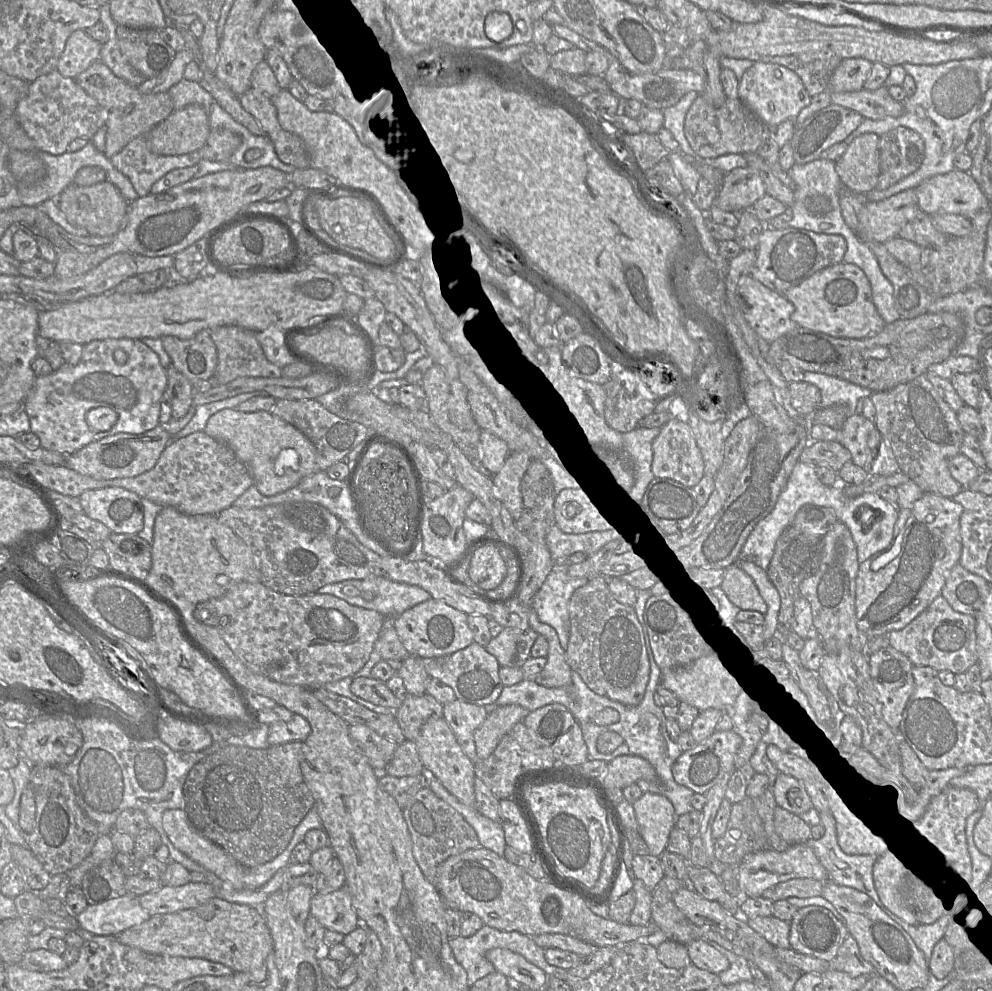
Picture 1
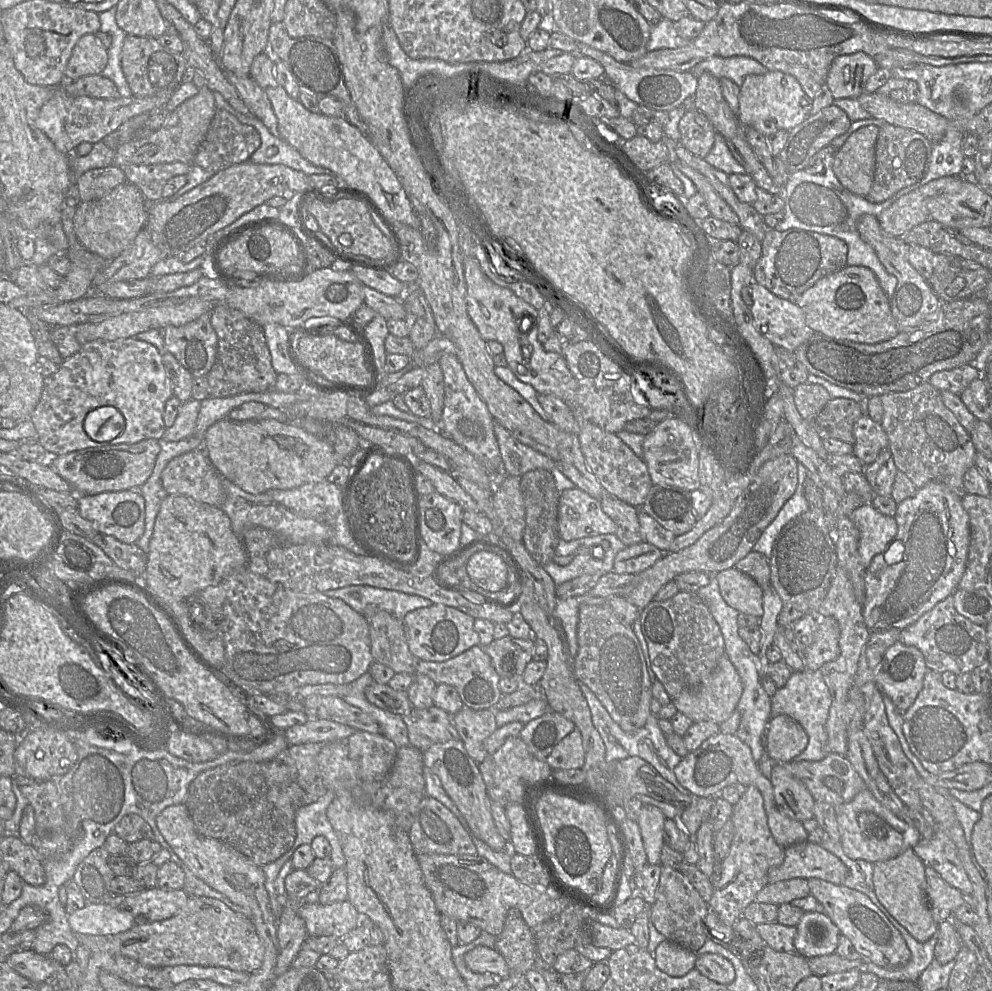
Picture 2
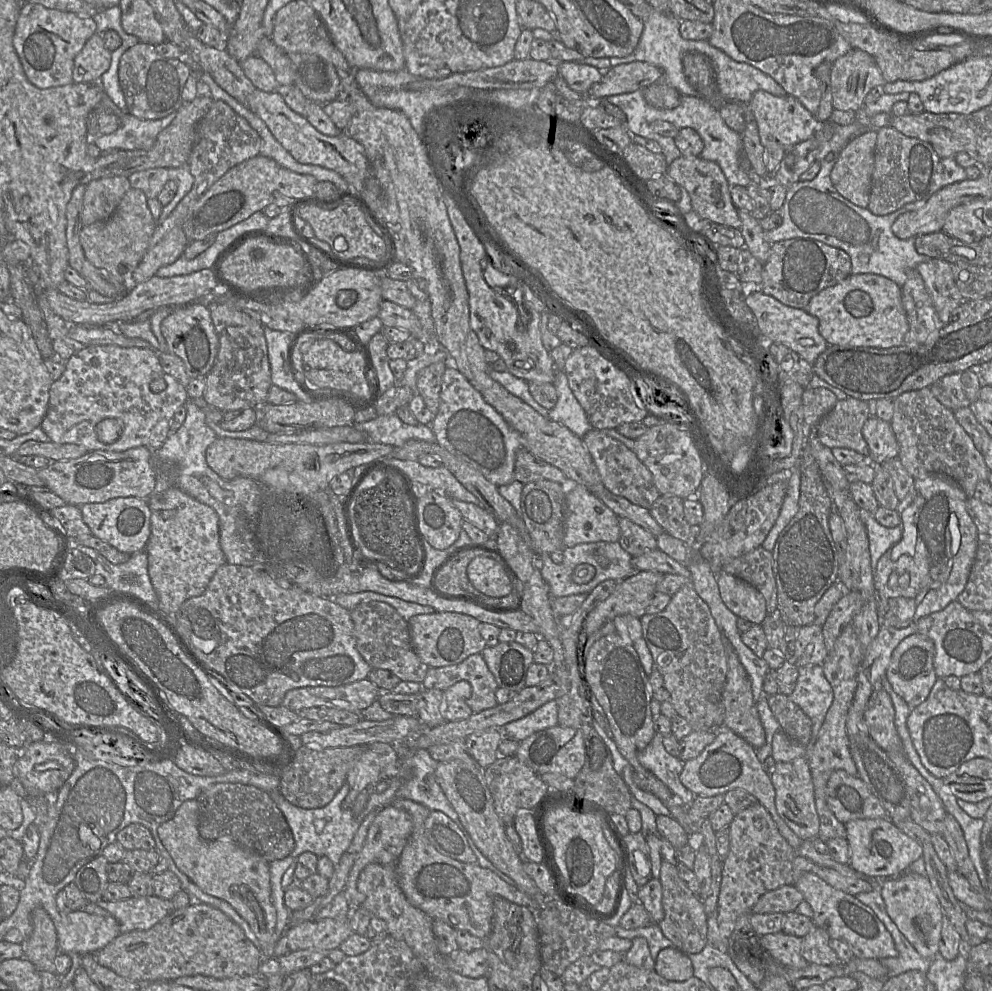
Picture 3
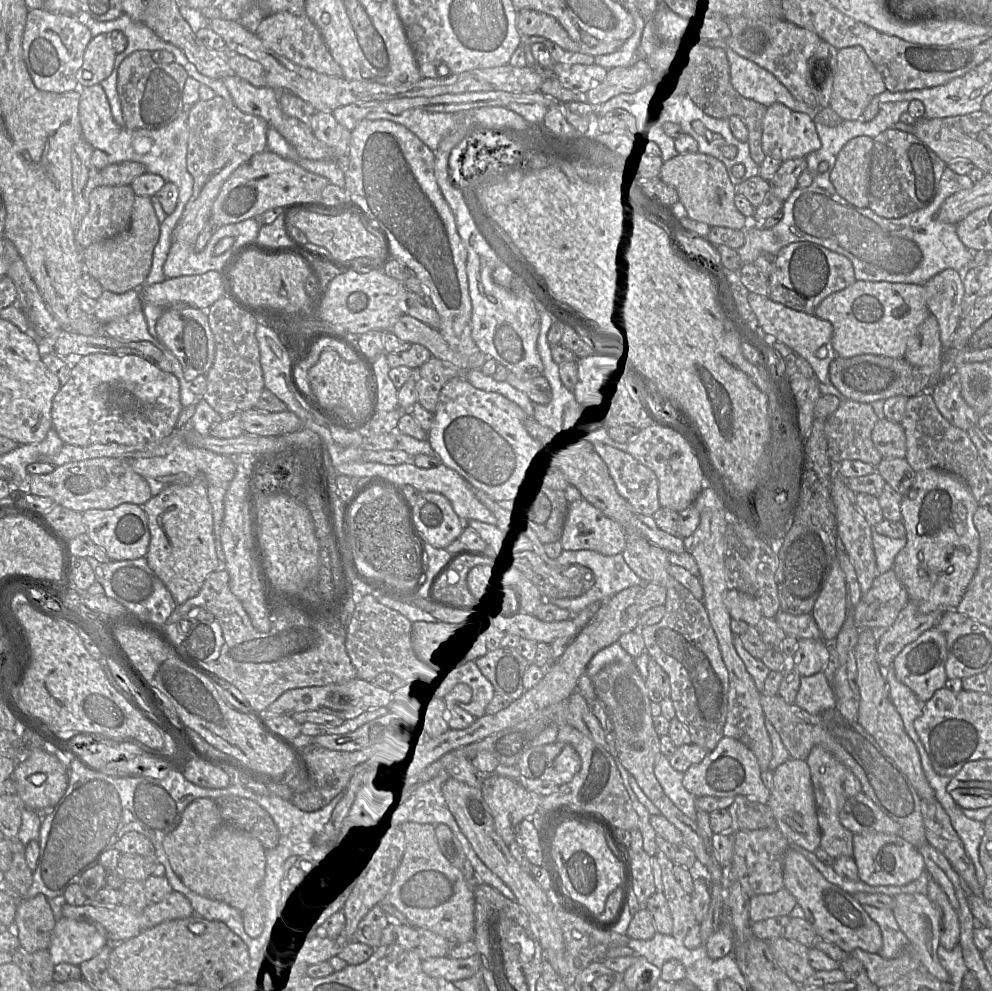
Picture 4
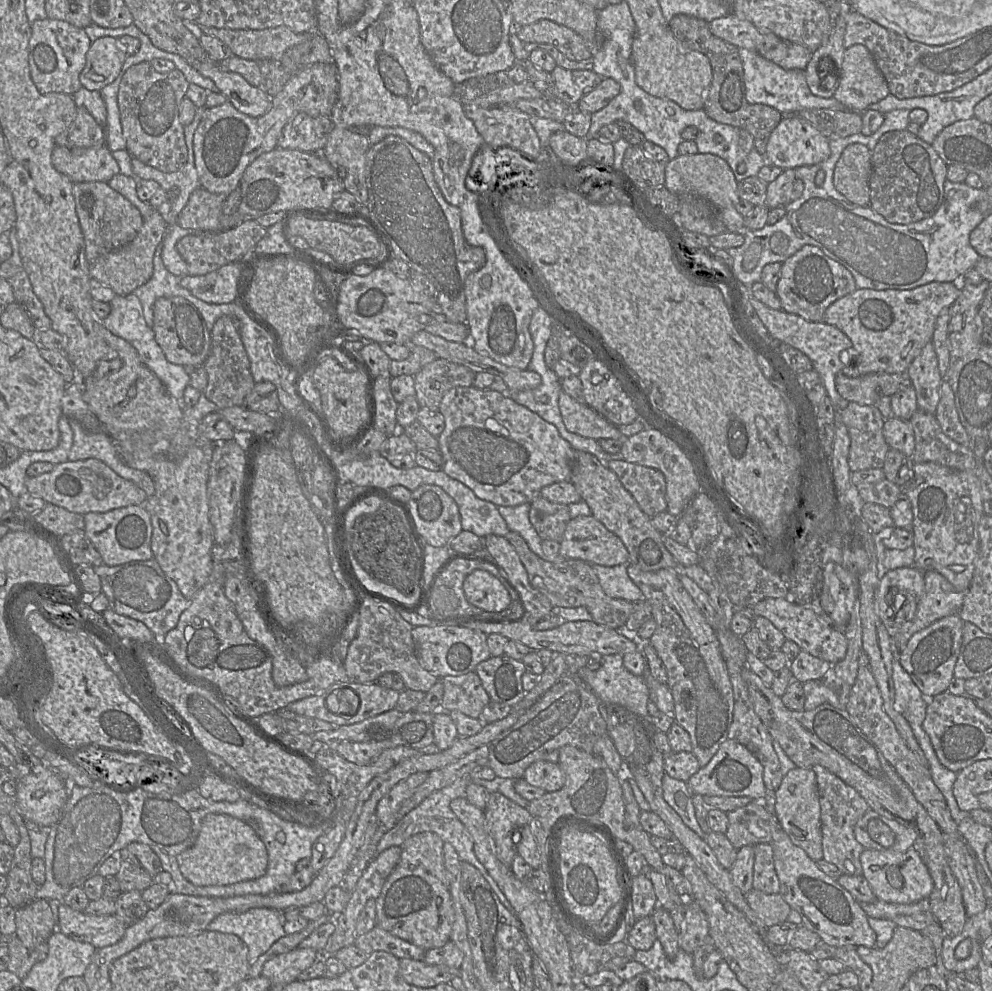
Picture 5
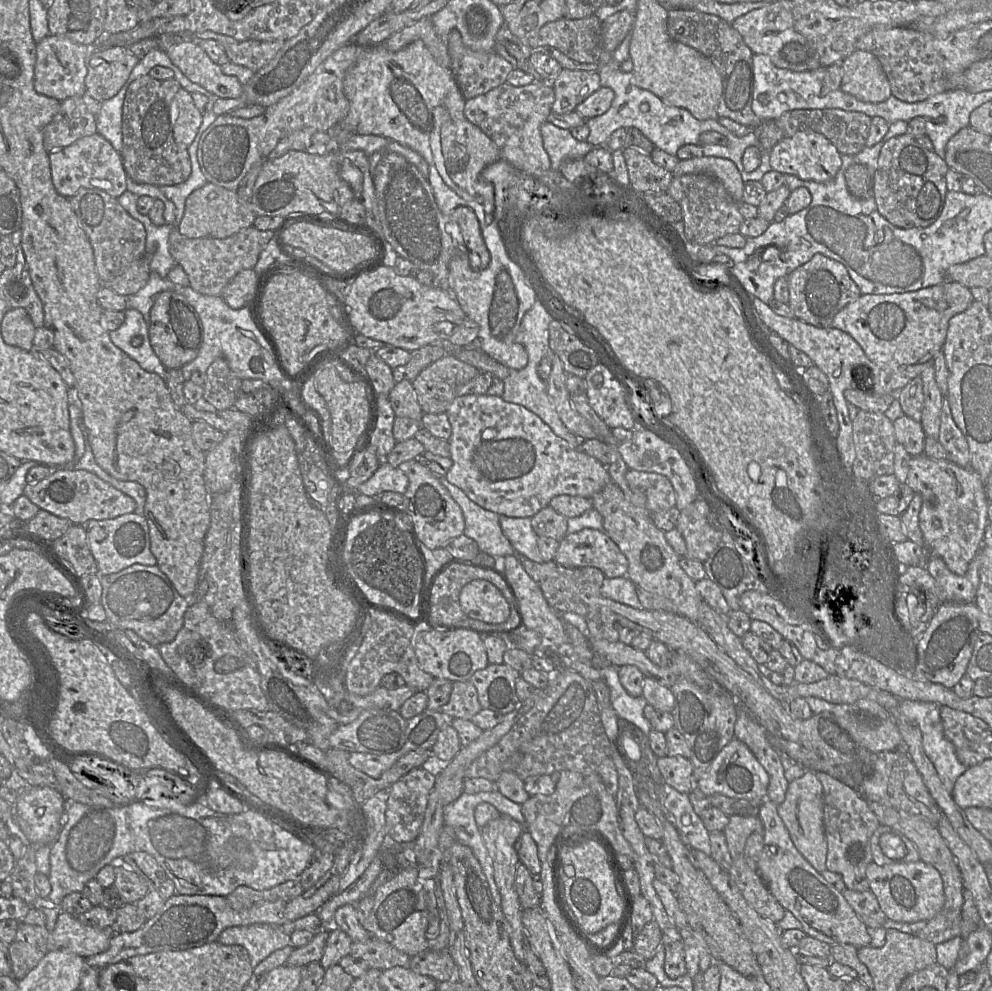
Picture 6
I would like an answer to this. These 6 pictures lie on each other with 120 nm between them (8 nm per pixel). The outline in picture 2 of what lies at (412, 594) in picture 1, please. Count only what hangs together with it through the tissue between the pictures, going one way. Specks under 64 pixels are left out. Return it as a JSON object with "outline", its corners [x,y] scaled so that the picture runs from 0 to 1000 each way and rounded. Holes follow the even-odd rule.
{"outline":[[[371,590],[349,591],[326,598],[331,602],[344,604],[369,624],[387,616],[405,626],[411,618],[436,609],[432,604],[424,601]]]}

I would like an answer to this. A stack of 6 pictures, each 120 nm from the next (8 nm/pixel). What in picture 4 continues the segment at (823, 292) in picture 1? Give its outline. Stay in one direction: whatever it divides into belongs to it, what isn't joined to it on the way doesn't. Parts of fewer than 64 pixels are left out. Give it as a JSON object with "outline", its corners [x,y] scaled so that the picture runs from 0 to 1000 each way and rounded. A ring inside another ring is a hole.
{"outline":[[[862,284],[854,291],[833,300],[822,314],[822,319],[840,328],[839,349],[844,358],[849,361],[870,357],[901,362],[911,361],[916,341],[938,317],[932,287],[878,284]]]}

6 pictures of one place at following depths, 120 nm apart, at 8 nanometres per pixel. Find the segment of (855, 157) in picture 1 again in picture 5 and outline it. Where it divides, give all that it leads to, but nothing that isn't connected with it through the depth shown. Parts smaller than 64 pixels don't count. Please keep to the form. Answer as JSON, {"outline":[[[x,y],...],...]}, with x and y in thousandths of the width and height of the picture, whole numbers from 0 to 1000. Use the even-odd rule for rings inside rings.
{"outline":[[[860,144],[849,152],[841,171],[843,192],[868,209],[877,208],[878,162],[879,152],[871,145]]]}

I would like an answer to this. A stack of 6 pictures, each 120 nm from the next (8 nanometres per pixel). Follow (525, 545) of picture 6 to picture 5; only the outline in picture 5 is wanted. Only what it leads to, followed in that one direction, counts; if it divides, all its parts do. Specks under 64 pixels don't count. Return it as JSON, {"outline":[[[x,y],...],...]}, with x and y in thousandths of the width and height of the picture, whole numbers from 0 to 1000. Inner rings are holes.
{"outline":[[[534,508],[524,509],[522,511],[502,511],[502,516],[510,526],[514,536],[521,537],[531,547],[533,553],[545,564],[552,567],[567,567],[571,565],[565,559],[552,561],[546,555],[546,544],[540,537],[533,525]]]}

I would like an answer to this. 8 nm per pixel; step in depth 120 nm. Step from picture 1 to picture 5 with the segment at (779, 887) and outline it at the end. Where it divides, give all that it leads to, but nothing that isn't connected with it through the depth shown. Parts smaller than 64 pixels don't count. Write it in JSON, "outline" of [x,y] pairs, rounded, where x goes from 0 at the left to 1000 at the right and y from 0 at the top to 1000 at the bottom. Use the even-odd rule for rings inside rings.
{"outline":[[[757,897],[752,902],[752,908],[772,935],[793,929],[794,923],[798,918],[786,901],[773,902]]]}

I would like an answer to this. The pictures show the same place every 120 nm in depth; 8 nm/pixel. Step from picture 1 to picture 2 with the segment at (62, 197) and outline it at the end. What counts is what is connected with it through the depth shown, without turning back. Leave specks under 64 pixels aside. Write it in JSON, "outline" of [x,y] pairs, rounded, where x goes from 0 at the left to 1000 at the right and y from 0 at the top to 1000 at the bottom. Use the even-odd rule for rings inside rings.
{"outline":[[[127,183],[120,186],[104,199],[81,204],[77,210],[74,225],[81,245],[91,254],[107,263],[113,263],[125,254],[146,230],[149,211],[144,196],[138,188]]]}

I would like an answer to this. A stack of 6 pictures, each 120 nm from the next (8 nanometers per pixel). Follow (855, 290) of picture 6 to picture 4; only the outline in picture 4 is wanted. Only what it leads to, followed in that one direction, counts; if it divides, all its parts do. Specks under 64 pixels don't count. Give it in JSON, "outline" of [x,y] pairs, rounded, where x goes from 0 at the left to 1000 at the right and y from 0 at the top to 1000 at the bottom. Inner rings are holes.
{"outline":[[[807,243],[788,250],[782,257],[781,272],[775,280],[775,301],[799,313],[822,318],[826,307],[836,298],[862,285],[859,264],[826,246]]]}

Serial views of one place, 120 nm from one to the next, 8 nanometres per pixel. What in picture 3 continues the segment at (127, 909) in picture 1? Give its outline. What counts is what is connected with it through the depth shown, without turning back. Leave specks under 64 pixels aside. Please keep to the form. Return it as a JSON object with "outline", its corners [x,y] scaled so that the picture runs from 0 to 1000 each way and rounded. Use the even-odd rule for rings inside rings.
{"outline":[[[67,918],[57,932],[56,941],[60,961],[84,965],[105,957],[122,939],[112,923]]]}

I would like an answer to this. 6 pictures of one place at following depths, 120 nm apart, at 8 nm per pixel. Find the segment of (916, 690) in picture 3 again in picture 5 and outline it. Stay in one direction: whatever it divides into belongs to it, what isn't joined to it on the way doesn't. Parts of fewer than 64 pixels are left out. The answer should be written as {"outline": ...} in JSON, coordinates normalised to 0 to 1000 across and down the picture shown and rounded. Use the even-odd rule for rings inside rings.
{"outline":[[[966,620],[954,622],[922,639],[907,660],[906,669],[934,705],[956,697],[968,658],[971,630]]]}

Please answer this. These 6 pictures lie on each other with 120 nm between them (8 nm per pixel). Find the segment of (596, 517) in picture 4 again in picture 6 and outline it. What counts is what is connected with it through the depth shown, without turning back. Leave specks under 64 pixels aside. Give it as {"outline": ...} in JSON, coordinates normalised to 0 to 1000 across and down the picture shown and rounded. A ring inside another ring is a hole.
{"outline":[[[589,533],[565,545],[558,565],[571,572],[601,572],[613,583],[632,580],[633,565],[610,536]]]}

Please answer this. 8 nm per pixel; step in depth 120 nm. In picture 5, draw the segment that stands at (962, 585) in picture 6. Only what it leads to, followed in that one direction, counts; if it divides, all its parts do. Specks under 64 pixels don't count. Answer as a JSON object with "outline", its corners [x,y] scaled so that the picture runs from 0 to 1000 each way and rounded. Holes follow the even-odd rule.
{"outline":[[[933,576],[930,579],[932,592],[924,608],[922,623],[912,628],[899,644],[902,665],[903,658],[909,658],[922,639],[954,622],[966,620],[975,600],[975,596],[964,596],[958,587],[944,576]]]}

